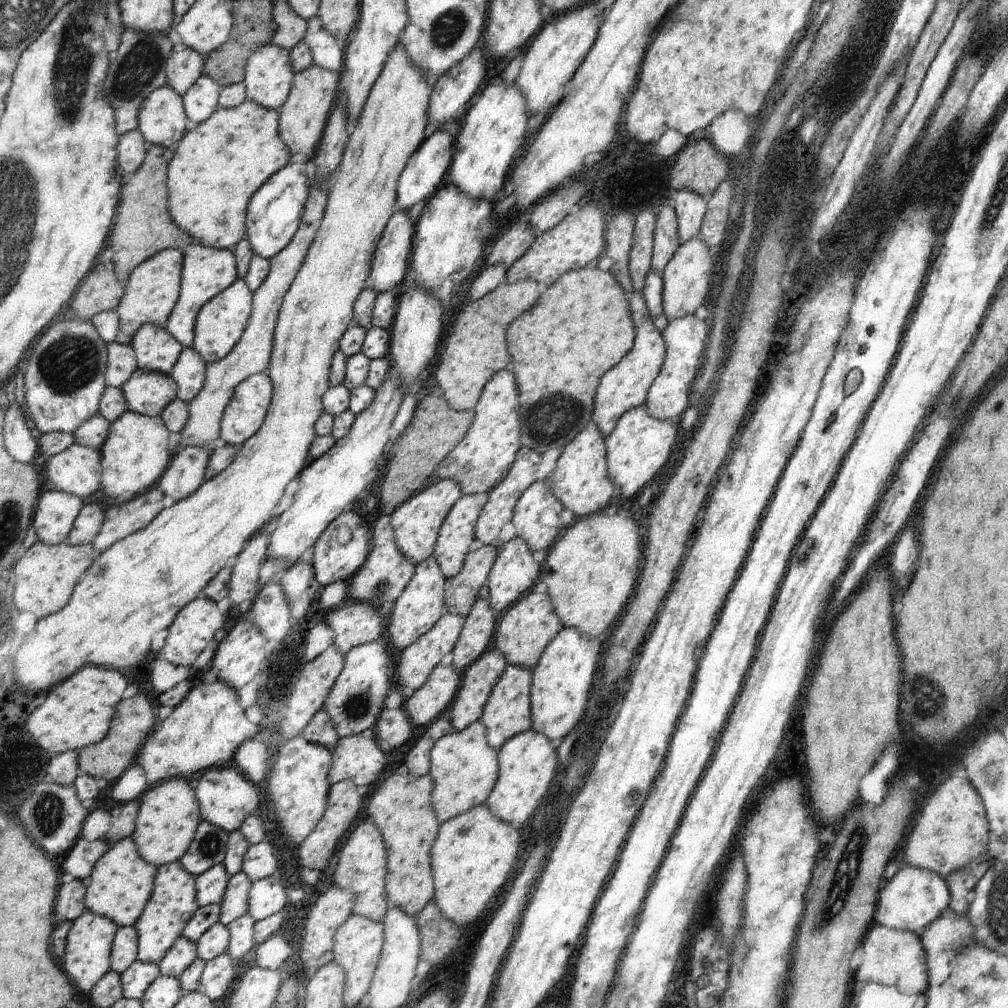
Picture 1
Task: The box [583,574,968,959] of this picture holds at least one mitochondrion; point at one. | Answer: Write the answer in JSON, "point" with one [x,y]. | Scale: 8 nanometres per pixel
{"point":[851,859]}

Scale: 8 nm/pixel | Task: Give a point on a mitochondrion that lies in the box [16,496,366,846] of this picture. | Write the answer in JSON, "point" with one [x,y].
{"point":[47,812]}

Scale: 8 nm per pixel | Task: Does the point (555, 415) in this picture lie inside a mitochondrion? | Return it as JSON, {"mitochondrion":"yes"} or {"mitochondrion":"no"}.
{"mitochondrion":"yes"}

